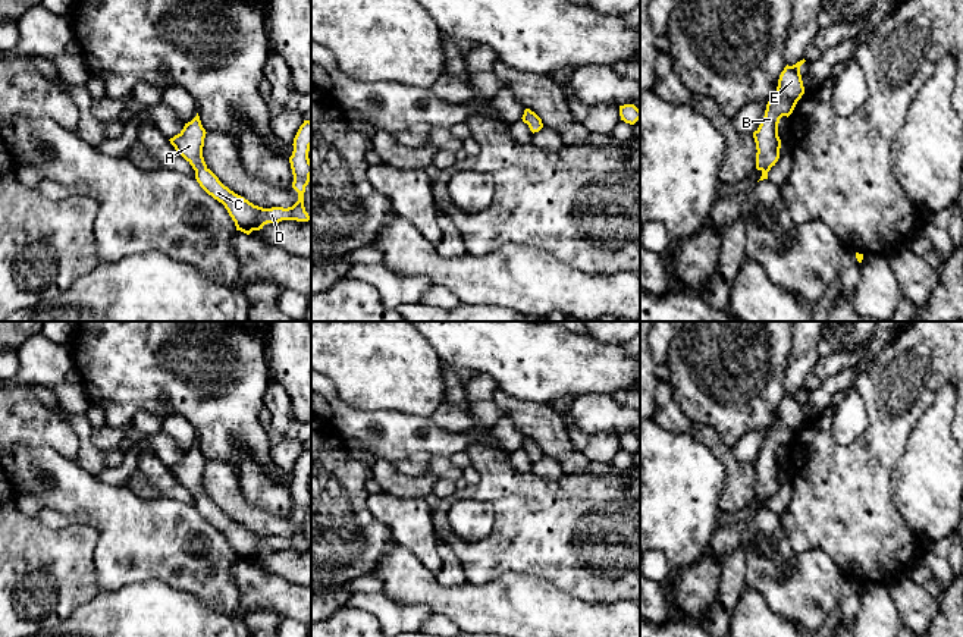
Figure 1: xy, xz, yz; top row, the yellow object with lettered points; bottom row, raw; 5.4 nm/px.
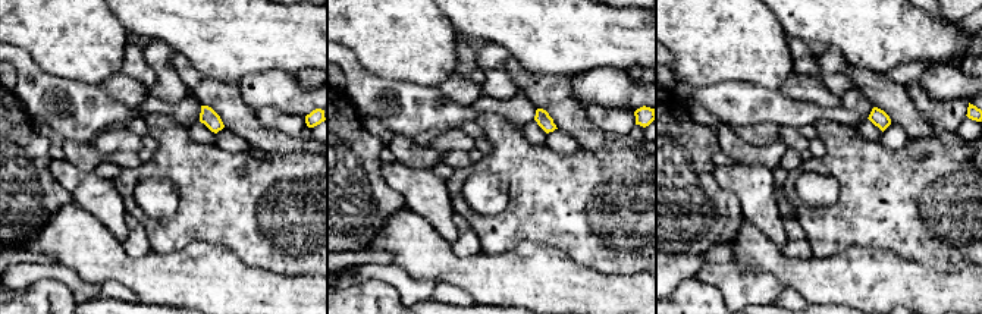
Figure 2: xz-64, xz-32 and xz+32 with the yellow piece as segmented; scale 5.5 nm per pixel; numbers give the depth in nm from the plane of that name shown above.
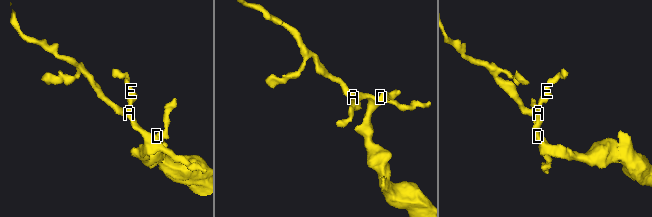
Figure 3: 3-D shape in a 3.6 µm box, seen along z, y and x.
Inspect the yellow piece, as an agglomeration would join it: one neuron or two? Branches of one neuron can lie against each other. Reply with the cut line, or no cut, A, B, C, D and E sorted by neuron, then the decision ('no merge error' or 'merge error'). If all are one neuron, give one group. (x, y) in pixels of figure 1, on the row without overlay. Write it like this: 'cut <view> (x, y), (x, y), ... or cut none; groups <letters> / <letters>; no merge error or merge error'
cut none; groups A B C D E; no merge error

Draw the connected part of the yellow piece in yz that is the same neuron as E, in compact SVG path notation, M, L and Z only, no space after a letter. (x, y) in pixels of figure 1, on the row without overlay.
M800 389L793 395L785 395L780 404L774 426L768 430L765 445L759 456L753 461L756 471L756 498L762 500L759 509L768 508L768 500L780 487L781 468L778 465L778 452L782 445L790 445L797 430L804 423L800 404Z

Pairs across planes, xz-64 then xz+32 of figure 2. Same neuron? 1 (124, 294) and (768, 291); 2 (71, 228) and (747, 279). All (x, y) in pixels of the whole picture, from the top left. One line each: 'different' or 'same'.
1: different
2: different

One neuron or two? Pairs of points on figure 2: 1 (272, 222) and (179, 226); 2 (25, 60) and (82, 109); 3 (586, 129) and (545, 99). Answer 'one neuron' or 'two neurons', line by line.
1: one neuron
2: one neuron
3: one neuron

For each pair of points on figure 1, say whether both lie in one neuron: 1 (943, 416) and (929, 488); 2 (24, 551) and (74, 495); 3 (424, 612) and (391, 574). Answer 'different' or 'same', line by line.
1: same
2: different
3: different

